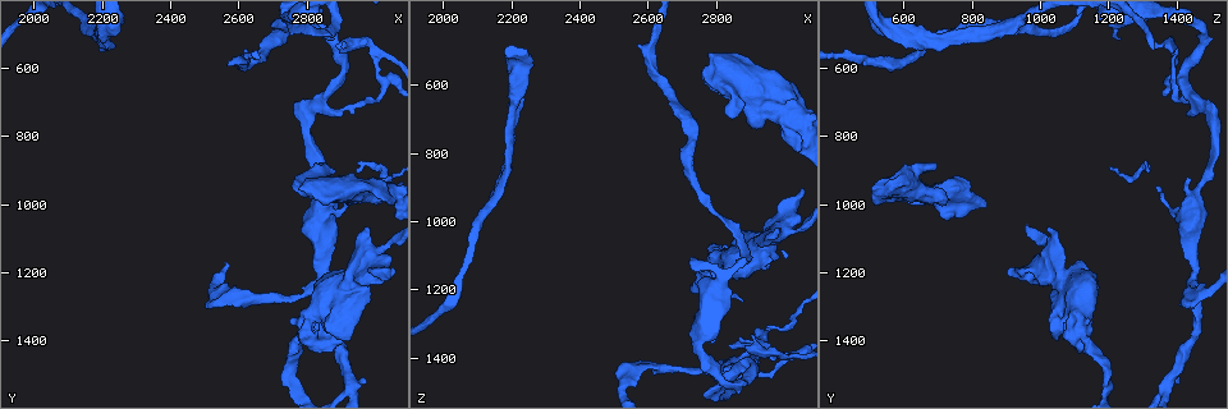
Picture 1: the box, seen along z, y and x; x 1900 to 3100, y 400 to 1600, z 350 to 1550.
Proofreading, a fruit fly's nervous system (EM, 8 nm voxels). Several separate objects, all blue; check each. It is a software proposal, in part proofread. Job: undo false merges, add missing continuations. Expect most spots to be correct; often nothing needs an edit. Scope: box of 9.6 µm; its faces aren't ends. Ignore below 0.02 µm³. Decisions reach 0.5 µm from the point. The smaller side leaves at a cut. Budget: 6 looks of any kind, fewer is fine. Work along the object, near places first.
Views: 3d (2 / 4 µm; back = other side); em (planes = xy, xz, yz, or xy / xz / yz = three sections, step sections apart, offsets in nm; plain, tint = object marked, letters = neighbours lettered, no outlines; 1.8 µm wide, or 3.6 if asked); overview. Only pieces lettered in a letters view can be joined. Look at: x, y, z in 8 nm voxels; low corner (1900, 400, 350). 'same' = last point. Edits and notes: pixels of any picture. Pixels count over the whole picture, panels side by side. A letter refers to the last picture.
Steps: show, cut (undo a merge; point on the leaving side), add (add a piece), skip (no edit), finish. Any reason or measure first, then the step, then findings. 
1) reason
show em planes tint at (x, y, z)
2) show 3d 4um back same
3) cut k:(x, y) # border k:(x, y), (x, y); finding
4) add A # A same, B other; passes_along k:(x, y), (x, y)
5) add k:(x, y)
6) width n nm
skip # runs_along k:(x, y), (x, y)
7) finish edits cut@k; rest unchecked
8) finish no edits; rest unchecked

calibre changes
show 3d 2um back at (2990, 1140, 1030)

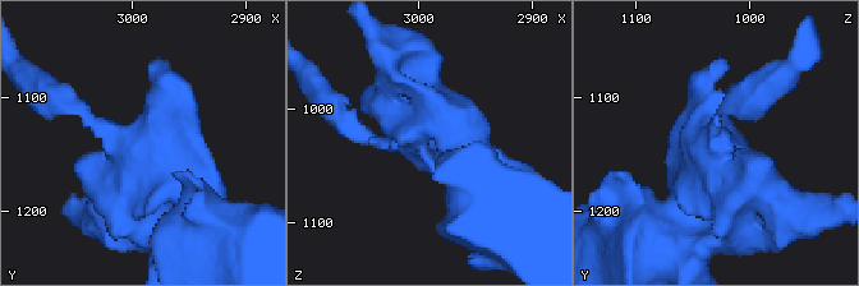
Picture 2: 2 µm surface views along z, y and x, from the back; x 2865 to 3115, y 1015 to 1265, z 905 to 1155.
need the tissue
show em xy step 4 letters at (2988, 1148, 1034)

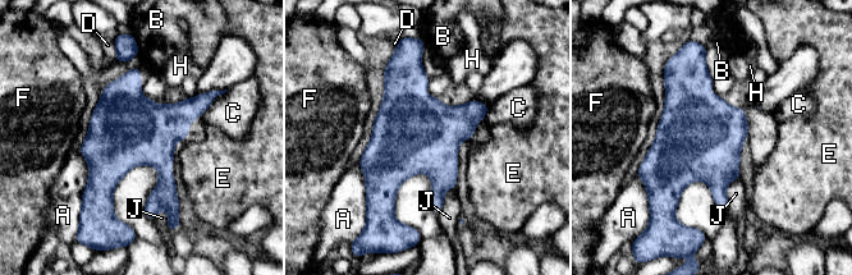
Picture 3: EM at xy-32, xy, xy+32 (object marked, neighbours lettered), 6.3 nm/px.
width 460 nm
skip # A other, B other, C other, D other, E other, F other, H other, J other; border 3:(740, 178), (728, 183), (725, 212); all the same neuron

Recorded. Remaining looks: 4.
narrows sharply
show em planes letters at (2840, 1210, 1460)

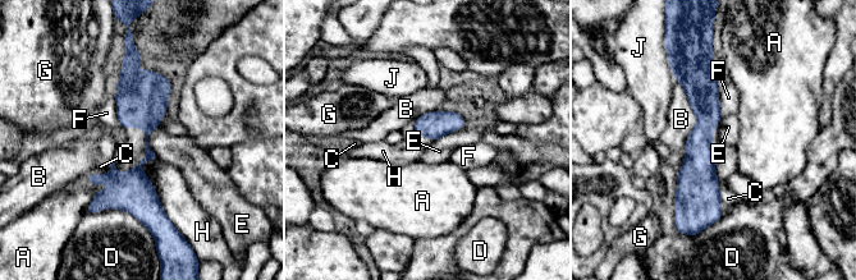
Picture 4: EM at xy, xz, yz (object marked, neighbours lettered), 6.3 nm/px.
skip # A other, B other, C other, D other, E other, F other, G other, H other, J other; runs_along 4:(710, 64), (701, 134), (708, 217); all the same neuron

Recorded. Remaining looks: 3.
small branch off a trunk
show 3d 4um at (2930, 960, 640)

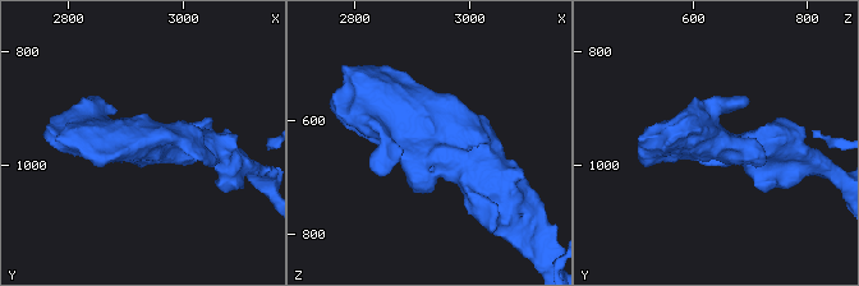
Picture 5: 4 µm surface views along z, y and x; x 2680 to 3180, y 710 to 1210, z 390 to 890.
show em 3.6um planes letters at (2935, 965, 645)

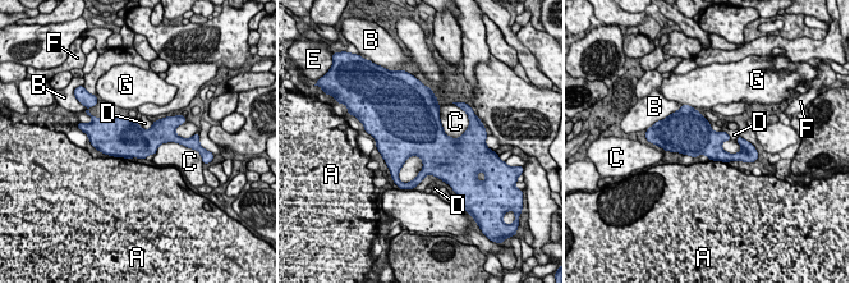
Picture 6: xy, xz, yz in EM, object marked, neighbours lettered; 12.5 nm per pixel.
width 460 nm; longest_contact C 500 nm
skip # A other, B other, C other, D other, E other, F other, G other; one neuron here

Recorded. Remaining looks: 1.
finish no edits; rest unchecked

